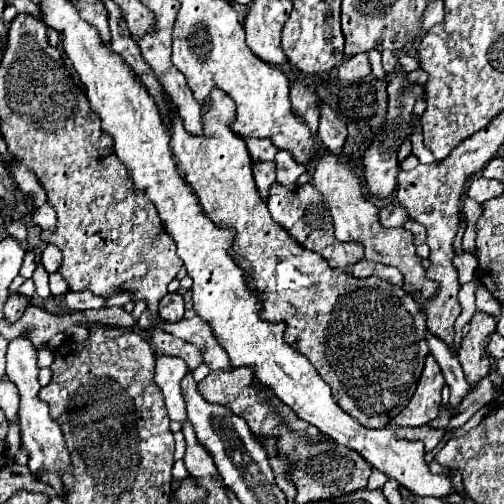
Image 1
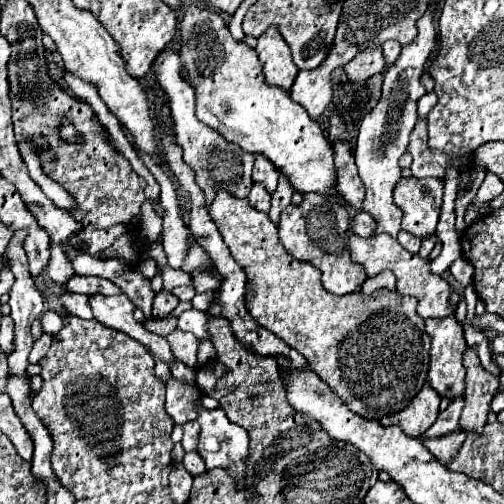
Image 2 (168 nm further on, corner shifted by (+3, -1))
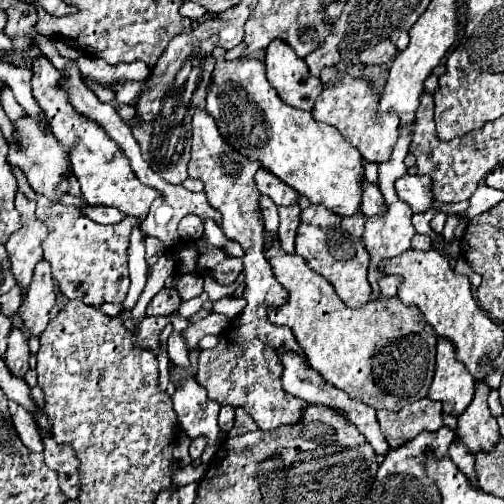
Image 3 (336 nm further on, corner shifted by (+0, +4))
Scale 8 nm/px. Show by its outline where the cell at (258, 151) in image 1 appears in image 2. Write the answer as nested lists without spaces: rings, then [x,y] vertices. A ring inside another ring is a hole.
[[[255,154],[255,164],[253,164],[253,180],[255,182],[263,182],[265,188],[269,188],[271,192],[277,188],[277,176],[279,172],[275,170],[275,166],[269,162],[269,158]]]

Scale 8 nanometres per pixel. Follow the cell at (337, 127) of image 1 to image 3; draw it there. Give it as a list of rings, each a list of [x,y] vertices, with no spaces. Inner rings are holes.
[[[364,181],[364,193],[362,193],[362,207],[360,211],[366,217],[374,217],[374,215],[382,215],[388,211],[388,207],[384,205],[384,197],[380,193],[380,189],[368,181]]]

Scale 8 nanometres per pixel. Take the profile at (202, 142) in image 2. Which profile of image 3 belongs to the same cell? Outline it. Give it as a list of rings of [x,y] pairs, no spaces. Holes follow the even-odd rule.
[[[198,109],[194,113],[194,119],[192,119],[192,159],[188,163],[188,177],[200,179],[204,183],[204,193],[208,197],[208,203],[222,213],[222,231],[226,233],[228,239],[240,243],[240,247],[244,249],[244,277],[246,277],[246,291],[242,295],[246,299],[246,307],[218,335],[218,345],[210,351],[200,353],[198,383],[206,389],[206,393],[212,401],[216,401],[220,405],[242,407],[256,421],[256,425],[262,431],[274,431],[282,425],[296,425],[302,417],[304,407],[308,407],[308,403],[302,399],[288,397],[288,393],[282,387],[280,353],[304,355],[304,351],[288,327],[278,327],[278,325],[268,321],[268,309],[282,307],[288,301],[288,291],[276,281],[272,267],[270,267],[268,259],[264,257],[264,237],[262,237],[264,235],[264,219],[260,217],[260,207],[258,207],[260,191],[256,189],[256,183],[254,183],[254,173],[258,169],[260,169],[260,165],[256,165],[256,161],[244,161],[244,157],[240,157],[240,153],[236,153],[228,143],[222,141],[220,131],[216,129],[216,121],[214,121],[214,117],[208,115],[208,111]]]

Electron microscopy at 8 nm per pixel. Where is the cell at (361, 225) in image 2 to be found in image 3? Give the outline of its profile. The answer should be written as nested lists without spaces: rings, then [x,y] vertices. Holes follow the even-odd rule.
[[[356,213],[352,217],[344,217],[342,219],[342,229],[348,235],[352,235],[352,237],[362,237],[362,233],[364,233],[364,221],[366,221],[366,217],[362,213]]]

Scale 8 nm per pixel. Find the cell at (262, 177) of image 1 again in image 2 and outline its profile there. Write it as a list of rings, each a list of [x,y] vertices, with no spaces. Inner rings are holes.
[[[255,182],[249,192],[249,204],[253,204],[261,212],[269,212],[269,200],[271,194],[265,190],[265,186],[261,182]]]

